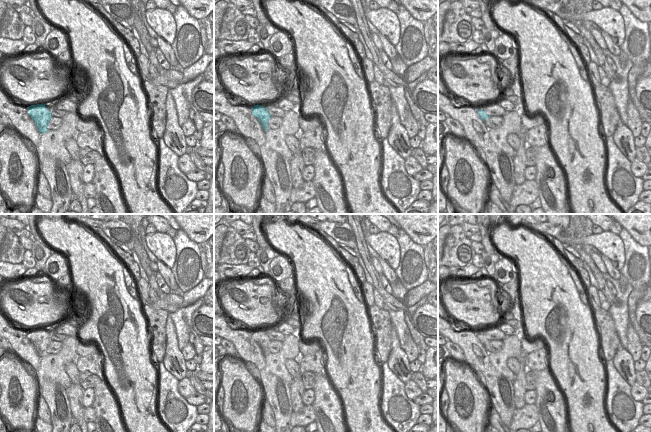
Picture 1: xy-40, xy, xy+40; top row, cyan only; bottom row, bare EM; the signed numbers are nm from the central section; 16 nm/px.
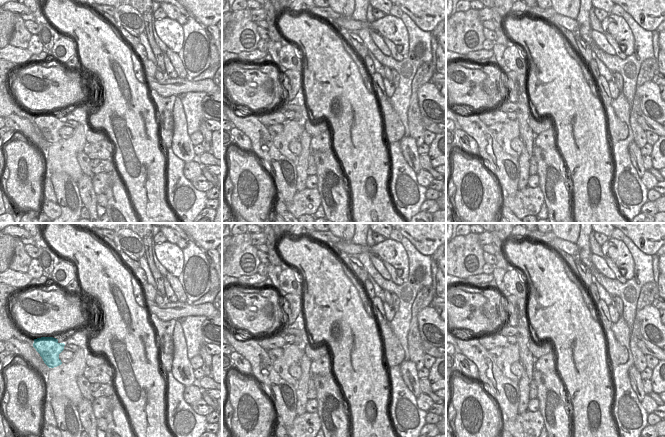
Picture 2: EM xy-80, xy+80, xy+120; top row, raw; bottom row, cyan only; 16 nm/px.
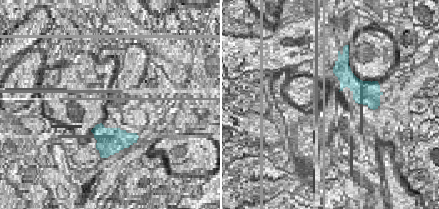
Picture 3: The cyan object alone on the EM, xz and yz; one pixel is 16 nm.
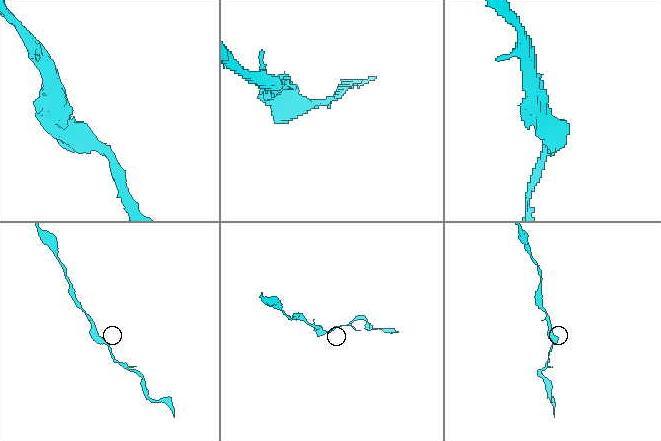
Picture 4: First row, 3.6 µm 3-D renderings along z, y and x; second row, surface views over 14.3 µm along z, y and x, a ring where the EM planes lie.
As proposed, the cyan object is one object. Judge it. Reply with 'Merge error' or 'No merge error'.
Merge error.

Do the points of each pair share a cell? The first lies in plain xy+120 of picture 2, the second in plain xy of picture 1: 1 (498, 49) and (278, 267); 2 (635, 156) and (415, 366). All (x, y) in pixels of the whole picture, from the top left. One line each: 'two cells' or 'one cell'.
1: two cells
2: two cells

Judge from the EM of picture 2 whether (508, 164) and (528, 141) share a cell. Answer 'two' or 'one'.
two

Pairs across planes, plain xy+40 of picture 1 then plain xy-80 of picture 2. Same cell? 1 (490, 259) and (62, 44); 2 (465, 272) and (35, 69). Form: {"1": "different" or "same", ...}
{"1": "different", "2": "different"}

